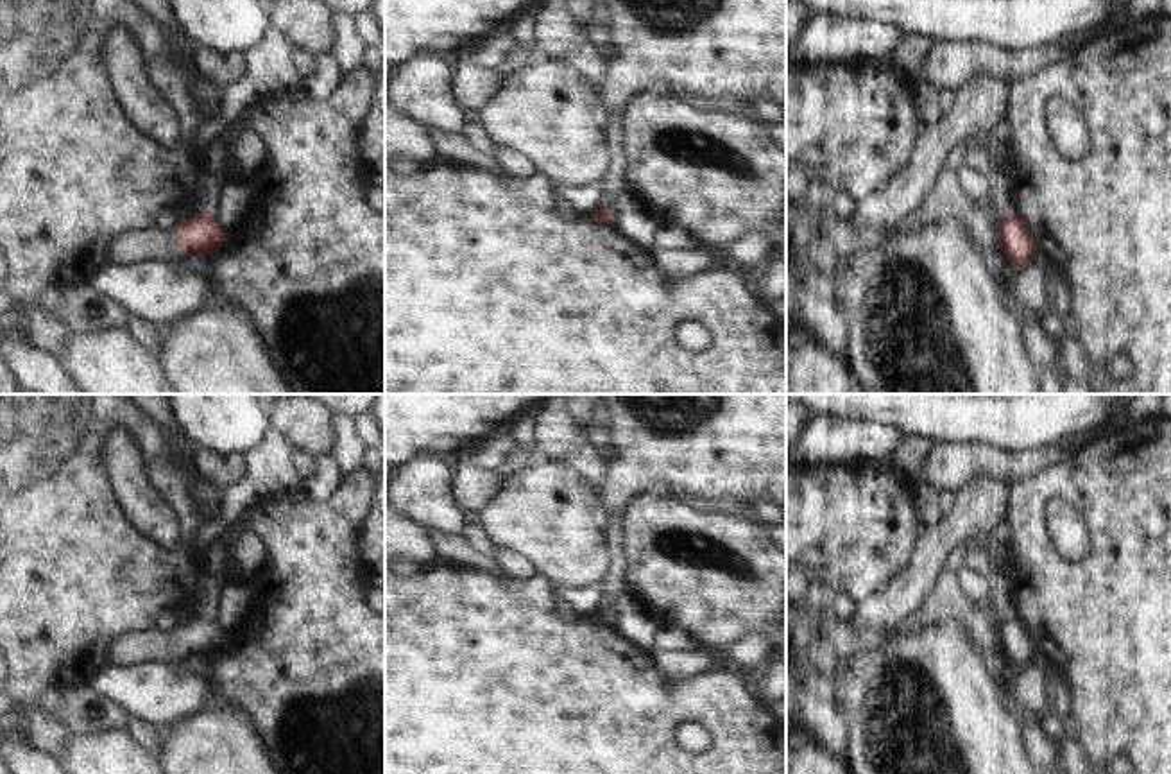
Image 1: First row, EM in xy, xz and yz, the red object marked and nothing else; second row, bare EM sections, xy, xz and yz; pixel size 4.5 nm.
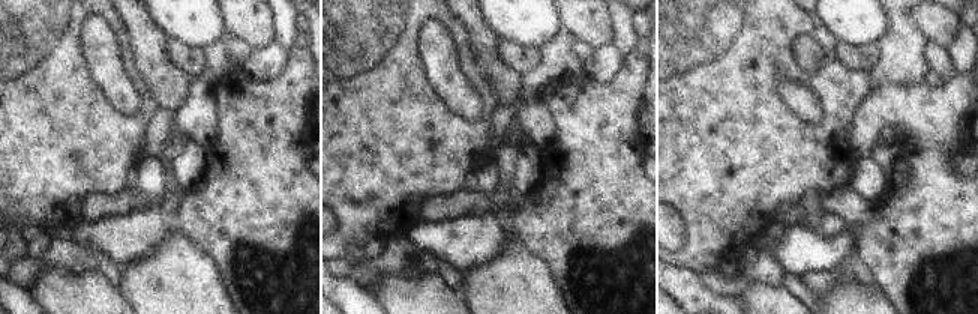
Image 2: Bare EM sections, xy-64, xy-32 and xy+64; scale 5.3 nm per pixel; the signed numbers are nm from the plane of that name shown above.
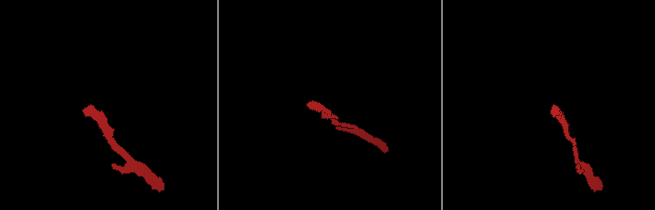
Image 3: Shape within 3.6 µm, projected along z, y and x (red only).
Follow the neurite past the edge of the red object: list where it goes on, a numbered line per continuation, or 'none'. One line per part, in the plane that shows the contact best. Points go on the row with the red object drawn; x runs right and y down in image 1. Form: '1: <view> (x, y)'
1: xy (145, 244)

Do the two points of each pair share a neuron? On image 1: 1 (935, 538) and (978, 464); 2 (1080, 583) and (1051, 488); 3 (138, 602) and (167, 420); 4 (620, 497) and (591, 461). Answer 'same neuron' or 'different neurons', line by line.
1: different neurons
2: same neuron
3: different neurons
4: different neurons

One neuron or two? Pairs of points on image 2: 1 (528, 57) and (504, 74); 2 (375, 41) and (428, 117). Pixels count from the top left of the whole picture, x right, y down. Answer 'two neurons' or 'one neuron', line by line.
1: two neurons
2: one neuron

